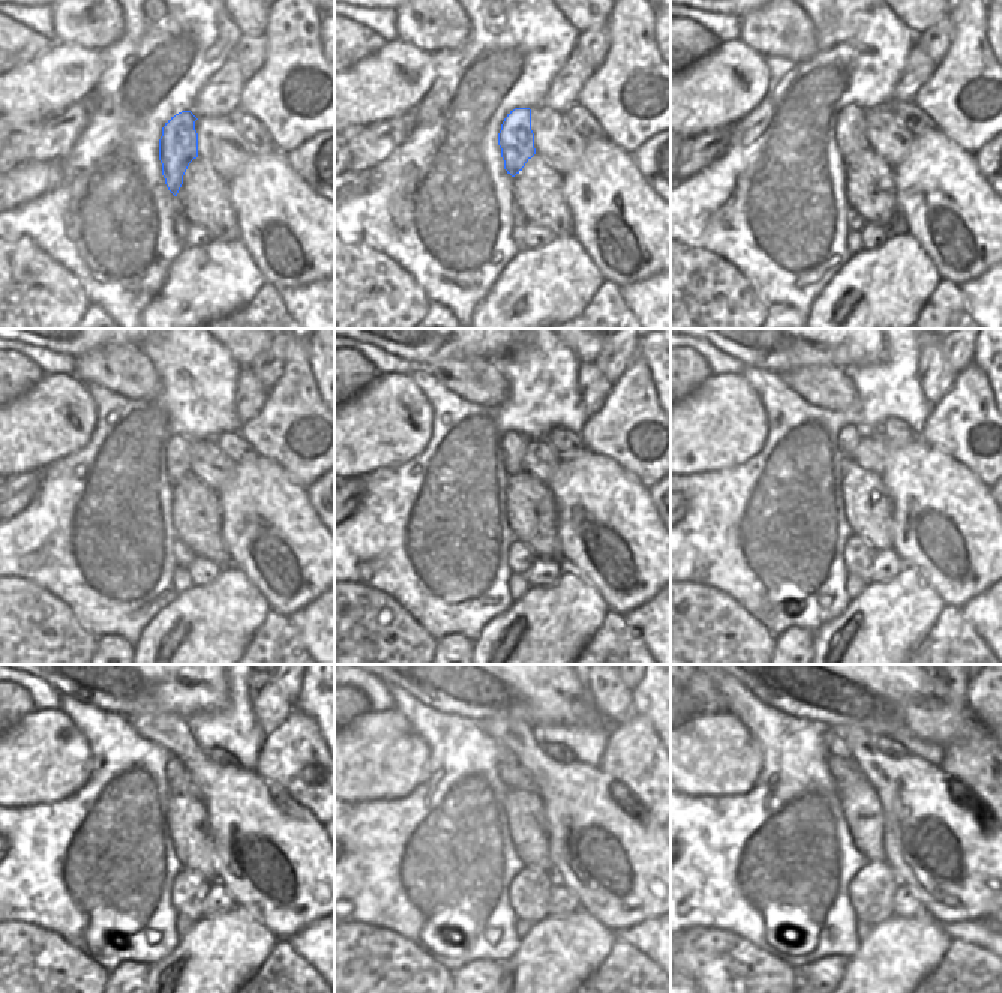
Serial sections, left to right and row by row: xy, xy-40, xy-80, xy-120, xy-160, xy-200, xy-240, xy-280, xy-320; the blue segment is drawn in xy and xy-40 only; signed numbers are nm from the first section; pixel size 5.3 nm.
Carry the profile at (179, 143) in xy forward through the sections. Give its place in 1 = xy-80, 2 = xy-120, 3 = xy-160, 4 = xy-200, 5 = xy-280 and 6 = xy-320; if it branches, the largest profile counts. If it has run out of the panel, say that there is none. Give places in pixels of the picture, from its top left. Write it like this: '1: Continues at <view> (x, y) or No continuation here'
1: Continues at xy-80 (851, 131)
2: Continues at xy-120 (177, 450)
3: Continues at xy-160 (513, 444)
4: Continues at xy-200 (849, 437)
5: Continues at xy-280 (506, 756)
6: Continues at xy-320 (836, 746).

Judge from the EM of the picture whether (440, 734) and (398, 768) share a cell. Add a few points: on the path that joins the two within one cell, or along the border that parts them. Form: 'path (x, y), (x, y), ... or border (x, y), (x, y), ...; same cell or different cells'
border (404, 717), (428, 749), (423, 779); different cells

